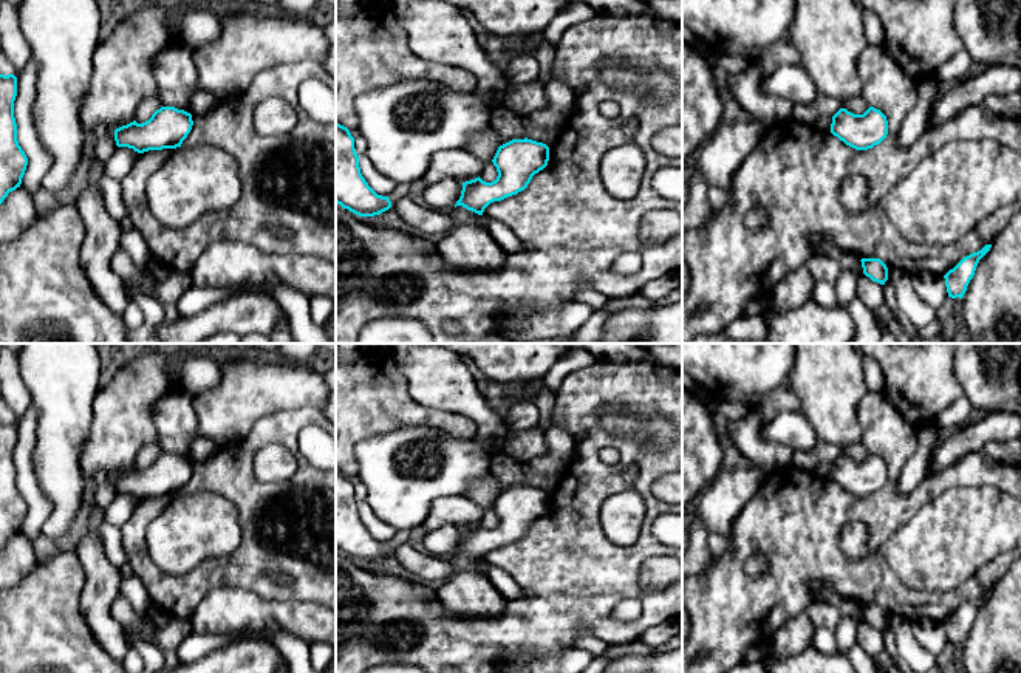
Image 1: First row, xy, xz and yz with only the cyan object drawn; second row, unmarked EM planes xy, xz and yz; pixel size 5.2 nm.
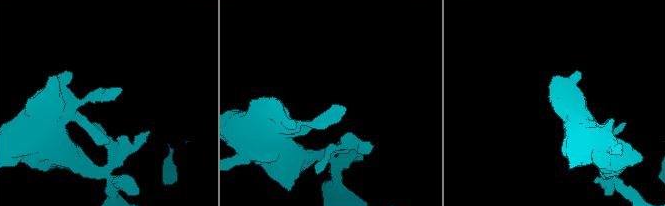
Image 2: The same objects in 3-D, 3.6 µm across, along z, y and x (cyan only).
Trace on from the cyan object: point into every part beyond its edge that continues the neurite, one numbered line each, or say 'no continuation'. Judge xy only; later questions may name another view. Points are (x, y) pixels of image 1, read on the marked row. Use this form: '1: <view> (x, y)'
no continuation

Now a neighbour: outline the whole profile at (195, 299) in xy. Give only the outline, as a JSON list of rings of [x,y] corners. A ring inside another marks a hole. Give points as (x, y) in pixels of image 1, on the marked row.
[[[192,286],[178,299],[176,311],[179,317],[192,317],[198,314],[200,311],[209,308],[210,305],[224,302],[240,294],[251,294],[251,292],[255,292],[255,291],[251,288],[227,289],[227,288]]]

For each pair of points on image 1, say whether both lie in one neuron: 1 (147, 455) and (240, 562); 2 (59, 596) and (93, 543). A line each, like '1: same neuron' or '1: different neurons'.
1: different neurons
2: different neurons

